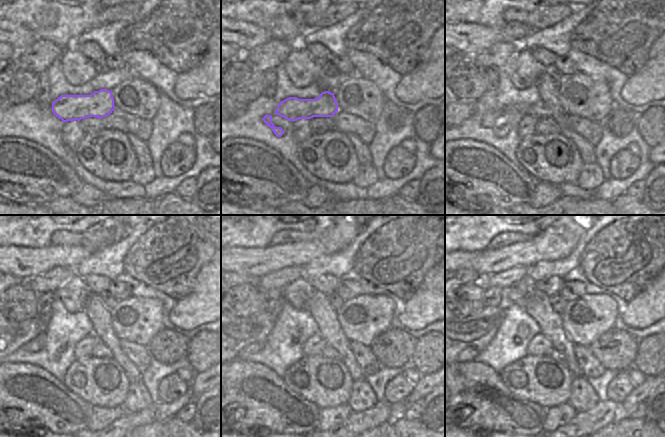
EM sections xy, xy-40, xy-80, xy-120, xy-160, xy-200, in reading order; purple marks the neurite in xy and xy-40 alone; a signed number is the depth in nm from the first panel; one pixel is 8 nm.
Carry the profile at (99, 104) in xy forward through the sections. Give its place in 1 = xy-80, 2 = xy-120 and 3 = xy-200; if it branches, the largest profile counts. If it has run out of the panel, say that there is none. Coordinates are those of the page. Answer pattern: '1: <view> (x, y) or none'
1: xy-80 (537, 110)
2: xy-120 (33, 346)
3: xy-200 (469, 354)

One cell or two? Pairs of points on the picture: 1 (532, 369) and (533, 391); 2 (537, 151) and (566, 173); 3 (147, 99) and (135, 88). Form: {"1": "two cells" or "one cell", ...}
{"1": "one cell", "2": "one cell", "3": "one cell"}

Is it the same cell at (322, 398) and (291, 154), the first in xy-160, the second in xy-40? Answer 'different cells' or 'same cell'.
different cells

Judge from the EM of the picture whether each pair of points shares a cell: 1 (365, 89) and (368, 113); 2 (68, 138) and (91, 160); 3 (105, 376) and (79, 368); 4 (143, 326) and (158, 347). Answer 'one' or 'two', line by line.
1: one
2: two
3: one
4: two

